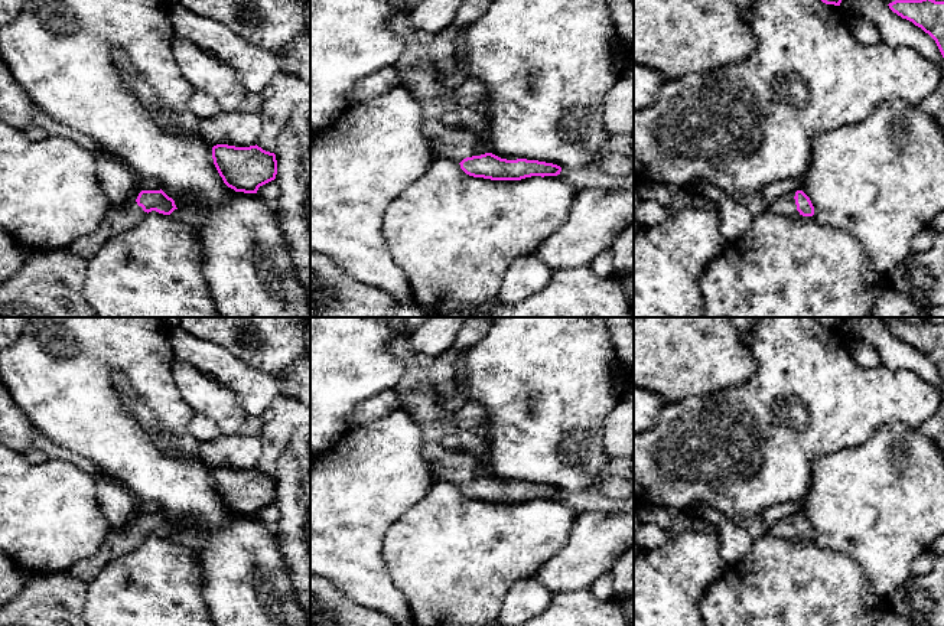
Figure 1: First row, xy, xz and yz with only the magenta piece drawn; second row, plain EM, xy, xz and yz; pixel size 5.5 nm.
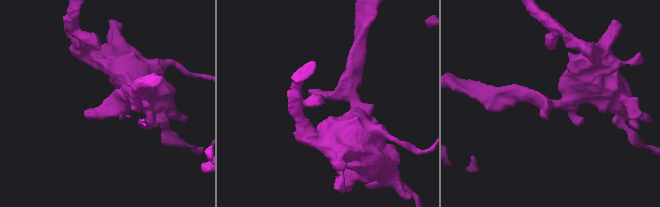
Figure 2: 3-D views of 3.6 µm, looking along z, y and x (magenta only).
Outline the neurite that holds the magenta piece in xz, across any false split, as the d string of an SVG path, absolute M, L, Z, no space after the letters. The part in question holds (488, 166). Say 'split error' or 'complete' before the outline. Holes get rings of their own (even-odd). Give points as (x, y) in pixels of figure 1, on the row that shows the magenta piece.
split error; M424 120L423 134L427 138L433 159L447 159L473 177L491 180L521 180L531 176L557 176L561 167L538 160L507 160L489 153L484 141L469 130L456 130L440 120Z

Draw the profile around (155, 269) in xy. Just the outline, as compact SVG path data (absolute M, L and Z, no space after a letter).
M156 211L128 231L110 238L88 261L82 294L98 317L221 317L202 271L195 226Z

